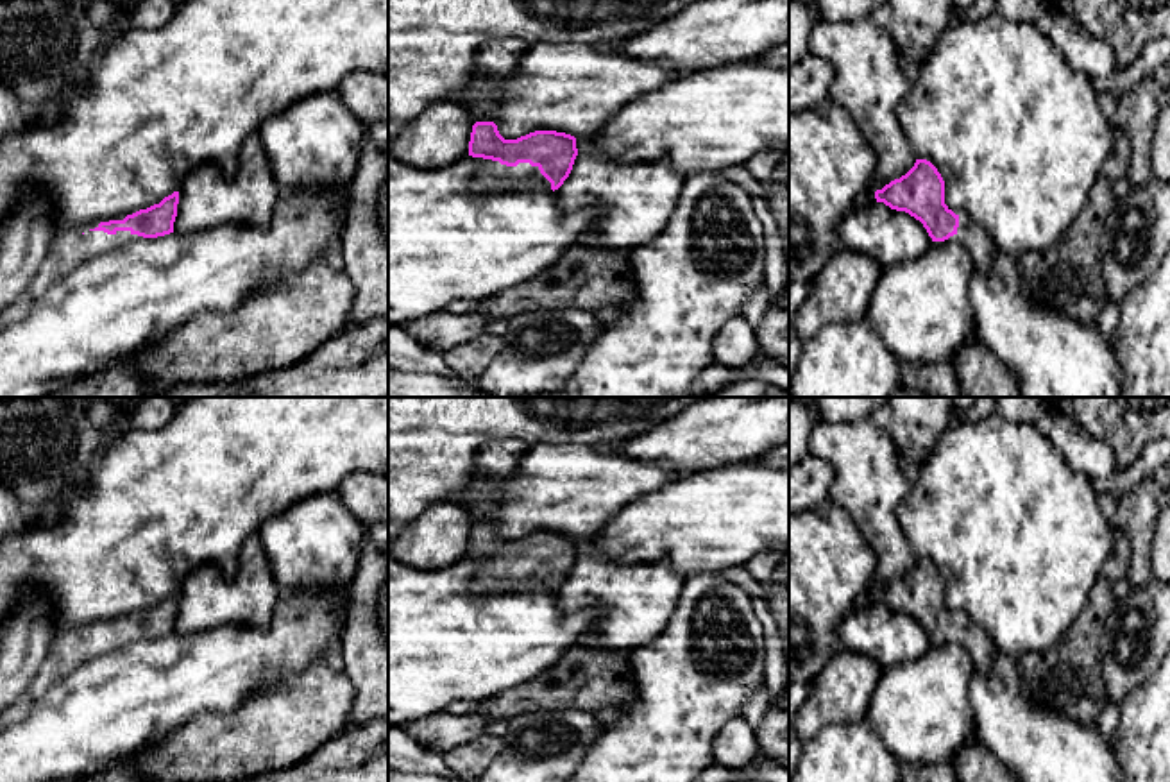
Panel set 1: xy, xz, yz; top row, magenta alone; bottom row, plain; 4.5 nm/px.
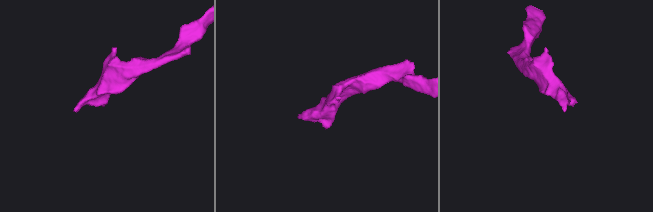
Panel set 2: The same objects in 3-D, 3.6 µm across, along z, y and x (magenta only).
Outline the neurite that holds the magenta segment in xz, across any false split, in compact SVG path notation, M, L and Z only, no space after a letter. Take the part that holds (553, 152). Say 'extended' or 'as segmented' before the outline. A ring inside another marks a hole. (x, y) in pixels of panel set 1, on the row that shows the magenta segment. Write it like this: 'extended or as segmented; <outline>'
extended; M494 122L472 125L469 156L499 161L506 170L483 170L471 181L471 193L558 190L578 156L576 138L556 131L535 131L504 140Z

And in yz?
as segmented; M916 159L905 175L877 190L875 199L920 220L932 242L957 234L959 215L945 204L945 181L927 159Z

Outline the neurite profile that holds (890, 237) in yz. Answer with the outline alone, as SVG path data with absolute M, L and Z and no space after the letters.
M884 202L850 206L837 222L839 245L875 259L882 268L921 256L934 242L920 220Z

